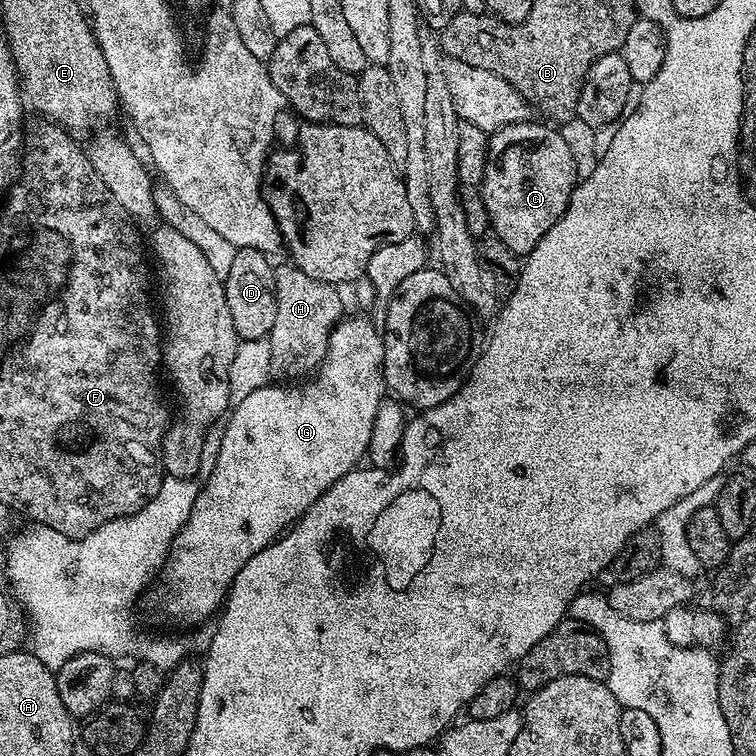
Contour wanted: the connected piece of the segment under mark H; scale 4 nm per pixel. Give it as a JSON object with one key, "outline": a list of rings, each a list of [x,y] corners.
{"outline":[[[294,266],[287,267],[277,267],[275,269],[276,313],[274,314],[272,333],[266,338],[270,342],[270,362],[272,363],[273,373],[277,377],[279,375],[285,376],[288,379],[285,381],[296,382],[309,374],[315,373],[316,369],[319,368],[324,357],[328,355],[328,339],[330,334],[333,328],[340,323],[345,312],[344,304],[340,301],[339,294],[336,293],[339,291],[333,285],[326,282],[318,282],[314,278],[302,274],[302,270],[298,270]]]}

